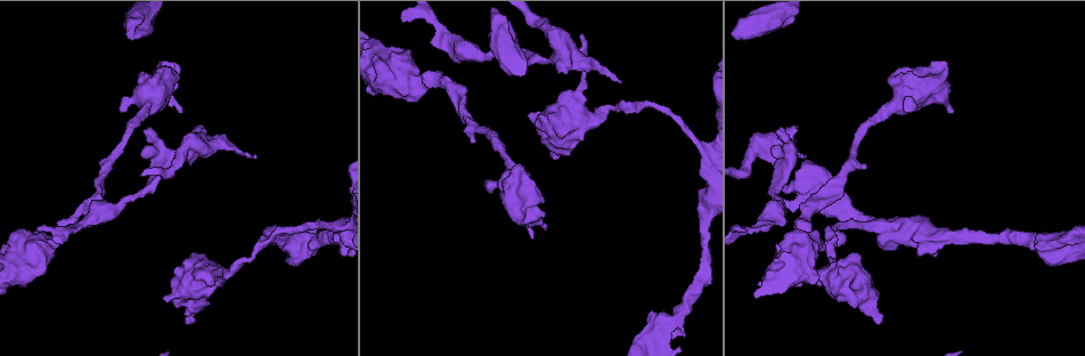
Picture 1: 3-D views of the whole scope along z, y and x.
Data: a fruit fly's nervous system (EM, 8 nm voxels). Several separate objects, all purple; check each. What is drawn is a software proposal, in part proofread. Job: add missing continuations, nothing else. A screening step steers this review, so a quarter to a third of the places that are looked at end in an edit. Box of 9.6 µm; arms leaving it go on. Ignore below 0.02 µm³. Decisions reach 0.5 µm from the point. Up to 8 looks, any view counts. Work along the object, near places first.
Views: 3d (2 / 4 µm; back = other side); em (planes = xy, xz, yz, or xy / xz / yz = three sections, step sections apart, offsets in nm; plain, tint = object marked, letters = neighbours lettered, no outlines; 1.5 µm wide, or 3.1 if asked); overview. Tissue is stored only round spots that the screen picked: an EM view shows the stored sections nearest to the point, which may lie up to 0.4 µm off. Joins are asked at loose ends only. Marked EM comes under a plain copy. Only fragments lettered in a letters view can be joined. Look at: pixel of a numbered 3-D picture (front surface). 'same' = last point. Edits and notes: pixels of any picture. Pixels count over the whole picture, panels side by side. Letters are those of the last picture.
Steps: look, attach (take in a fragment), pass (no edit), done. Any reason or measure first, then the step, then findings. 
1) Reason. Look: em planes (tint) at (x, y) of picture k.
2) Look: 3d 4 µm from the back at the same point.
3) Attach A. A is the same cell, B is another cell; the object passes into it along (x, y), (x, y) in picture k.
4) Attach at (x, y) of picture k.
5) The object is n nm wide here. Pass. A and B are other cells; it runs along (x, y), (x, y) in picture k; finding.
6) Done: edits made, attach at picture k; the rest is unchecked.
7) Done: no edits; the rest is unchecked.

An open end. Look: em planes (letters) at (193, 129) of picture 1.

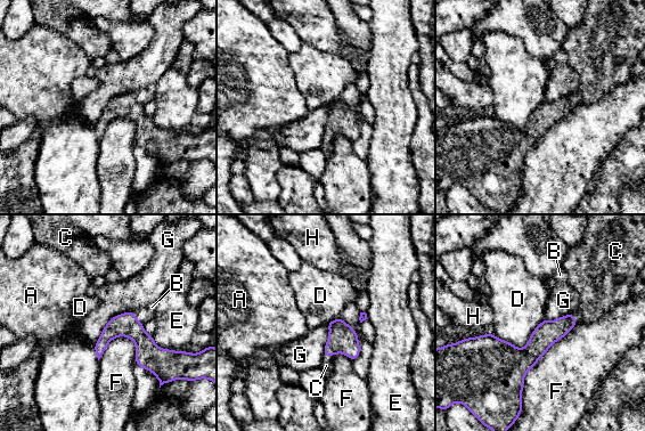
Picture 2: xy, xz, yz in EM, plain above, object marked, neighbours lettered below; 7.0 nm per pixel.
Attach C. C is the same cell, A, B, D, E, F, G and H are other cells; the object passes into it along (342, 339), (328, 355), (326, 365) in picture 2; the neuron continues.

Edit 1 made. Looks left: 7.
Free end. Look: 3d 2 µm at (877, 324) of picture 1.

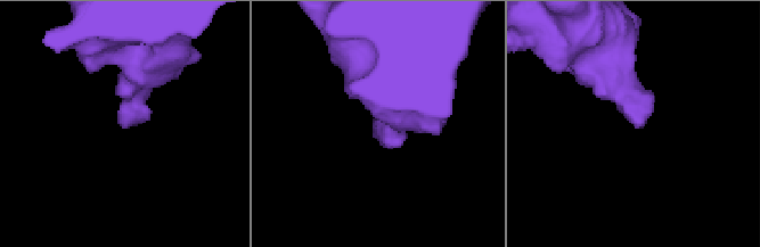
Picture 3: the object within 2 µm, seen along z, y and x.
Look: em planes (letters) at (122, 124) of picture 3.

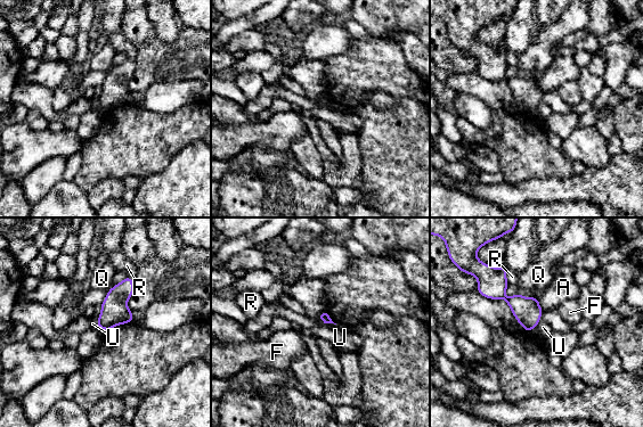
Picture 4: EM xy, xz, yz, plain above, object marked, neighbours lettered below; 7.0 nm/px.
Pass. A, F, Q, R and U are other cells; a border runs along (324, 322), (333, 322), (335, 325) in picture 4; none of them fits.

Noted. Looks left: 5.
Done: edits made, attach at picture 2; the rest is unchecked.

